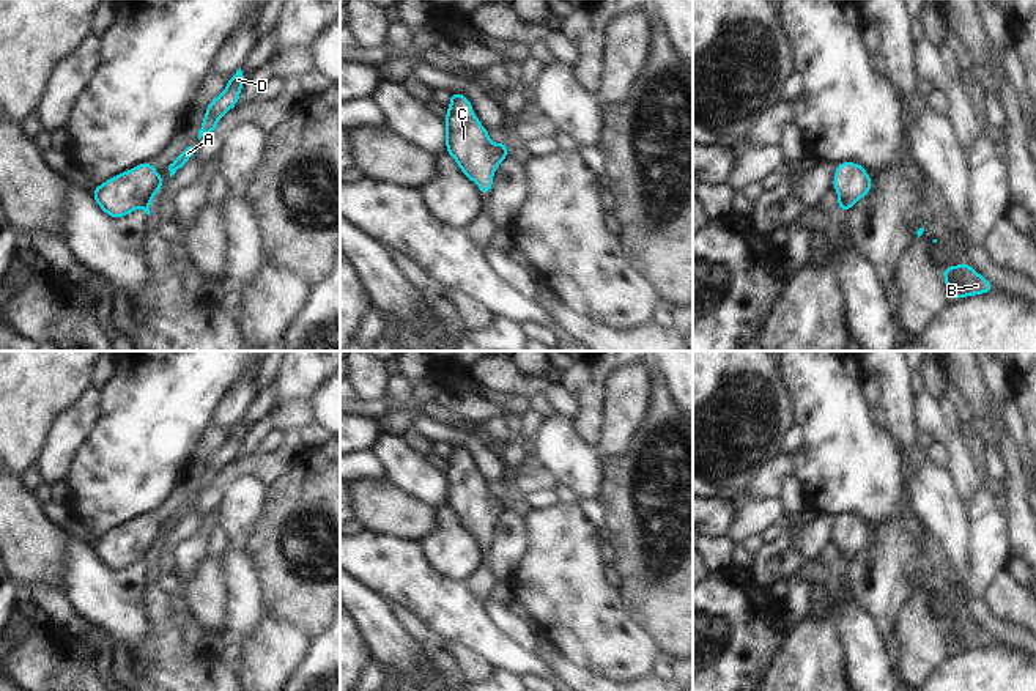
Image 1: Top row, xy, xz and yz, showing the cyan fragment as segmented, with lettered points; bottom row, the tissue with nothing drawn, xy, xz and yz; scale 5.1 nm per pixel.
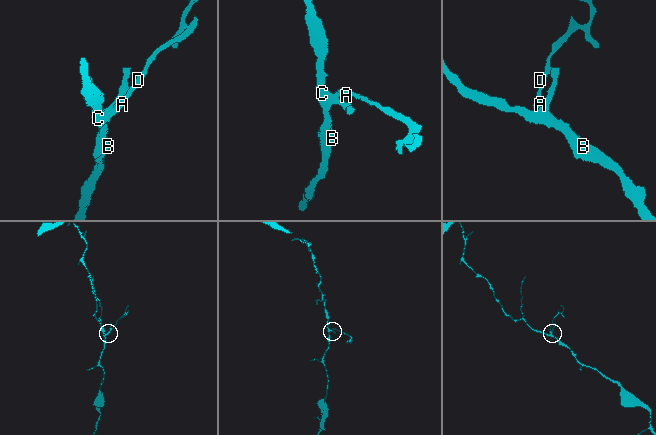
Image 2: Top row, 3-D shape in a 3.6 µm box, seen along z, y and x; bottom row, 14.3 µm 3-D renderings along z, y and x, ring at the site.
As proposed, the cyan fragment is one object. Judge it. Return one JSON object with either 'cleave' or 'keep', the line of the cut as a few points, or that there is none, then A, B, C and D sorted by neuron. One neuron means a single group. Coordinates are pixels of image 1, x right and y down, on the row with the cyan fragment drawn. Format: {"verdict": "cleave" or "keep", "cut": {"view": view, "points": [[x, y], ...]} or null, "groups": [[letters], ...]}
{"verdict": "cleave", "cut": {"view": "xy", "points": [[161, 178], [148, 189], [142, 205]]}, "groups": [["A", "D"], ["B", "C"]]}

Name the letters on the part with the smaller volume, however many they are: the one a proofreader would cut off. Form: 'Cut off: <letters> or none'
Cut off: A, D

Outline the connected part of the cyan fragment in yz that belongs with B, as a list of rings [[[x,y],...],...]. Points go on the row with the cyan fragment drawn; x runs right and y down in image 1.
[[[968,263],[945,268],[942,269],[942,274],[945,277],[949,301],[976,296],[995,290],[993,285],[979,272],[975,272],[971,264]]]

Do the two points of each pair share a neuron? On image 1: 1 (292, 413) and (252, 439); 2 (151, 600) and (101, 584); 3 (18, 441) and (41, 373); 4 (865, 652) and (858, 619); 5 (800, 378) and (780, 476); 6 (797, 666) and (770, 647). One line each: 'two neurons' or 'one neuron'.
1: one neuron
2: two neurons
3: one neuron
4: one neuron
5: two neurons
6: two neurons

